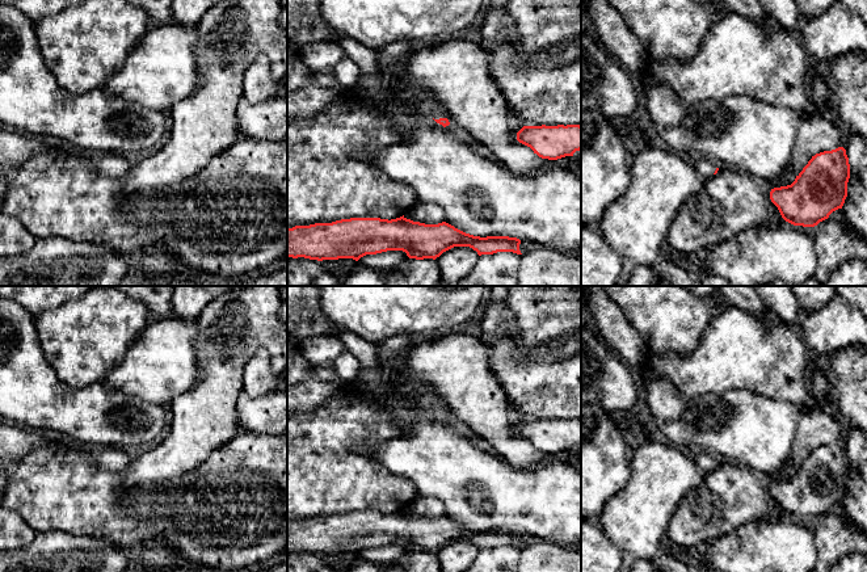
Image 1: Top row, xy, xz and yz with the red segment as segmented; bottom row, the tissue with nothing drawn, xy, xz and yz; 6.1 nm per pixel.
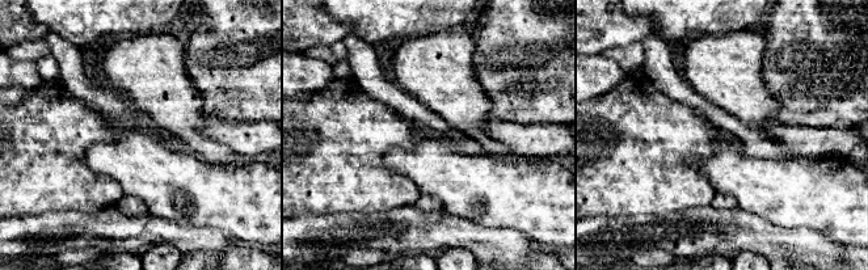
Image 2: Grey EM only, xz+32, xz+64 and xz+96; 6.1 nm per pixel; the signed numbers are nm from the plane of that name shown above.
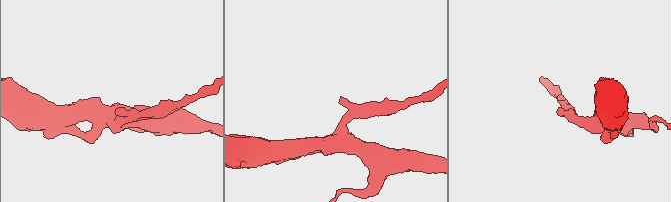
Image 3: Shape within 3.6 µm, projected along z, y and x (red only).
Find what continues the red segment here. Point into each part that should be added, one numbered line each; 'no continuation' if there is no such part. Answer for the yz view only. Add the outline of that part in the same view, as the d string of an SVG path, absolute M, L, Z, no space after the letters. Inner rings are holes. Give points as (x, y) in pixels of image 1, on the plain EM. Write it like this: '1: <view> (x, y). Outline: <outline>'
1: yz (705, 461). Outline: M702 451L699 455L695 455L694 459L703 472L712 471L716 464L716 460L707 451Z

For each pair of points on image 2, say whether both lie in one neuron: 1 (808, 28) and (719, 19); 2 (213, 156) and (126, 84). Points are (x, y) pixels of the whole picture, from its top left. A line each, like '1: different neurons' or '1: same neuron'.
1: different neurons
2: same neuron

